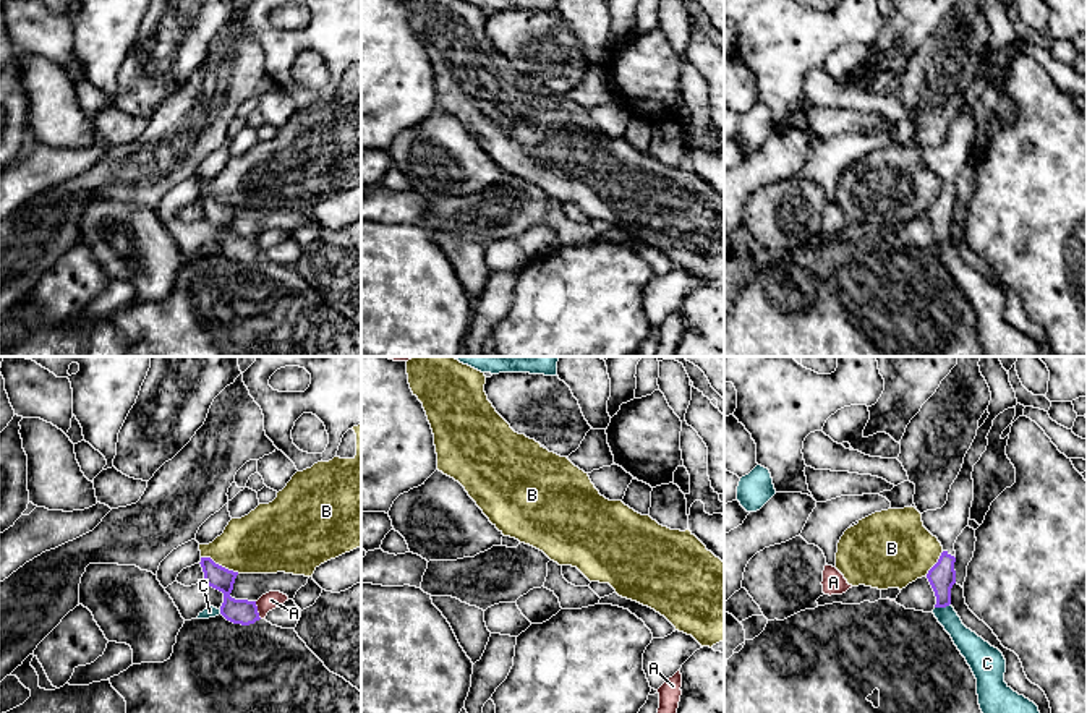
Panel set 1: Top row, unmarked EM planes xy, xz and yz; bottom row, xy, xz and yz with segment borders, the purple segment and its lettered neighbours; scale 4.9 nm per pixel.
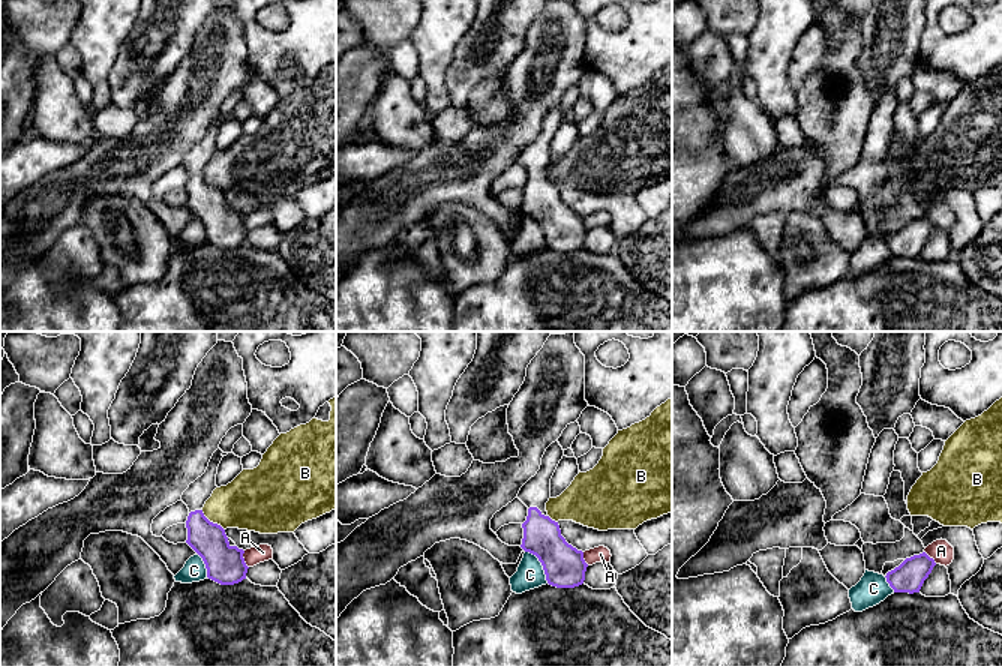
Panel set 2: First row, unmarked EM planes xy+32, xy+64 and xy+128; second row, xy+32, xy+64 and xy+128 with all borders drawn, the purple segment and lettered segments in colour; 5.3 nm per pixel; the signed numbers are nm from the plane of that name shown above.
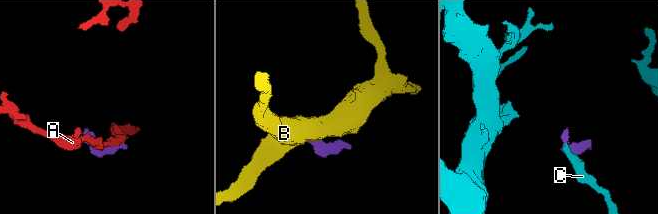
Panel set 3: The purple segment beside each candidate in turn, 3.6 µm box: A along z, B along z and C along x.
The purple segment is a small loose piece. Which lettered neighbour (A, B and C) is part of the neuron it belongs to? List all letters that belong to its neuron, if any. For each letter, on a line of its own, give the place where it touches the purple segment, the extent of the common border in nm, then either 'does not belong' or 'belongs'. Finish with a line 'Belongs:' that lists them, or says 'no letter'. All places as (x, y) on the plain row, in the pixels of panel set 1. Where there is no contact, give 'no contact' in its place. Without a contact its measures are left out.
A: meets purple in xy at (256, 247); contact 90 nm long; does not belong
B: meets purple in xy at (221, 203); contact 200 nm long; does not belong
C: meets purple in yz at (942, 243); contact 80 nm long; does not belong
Belongs: no letter

